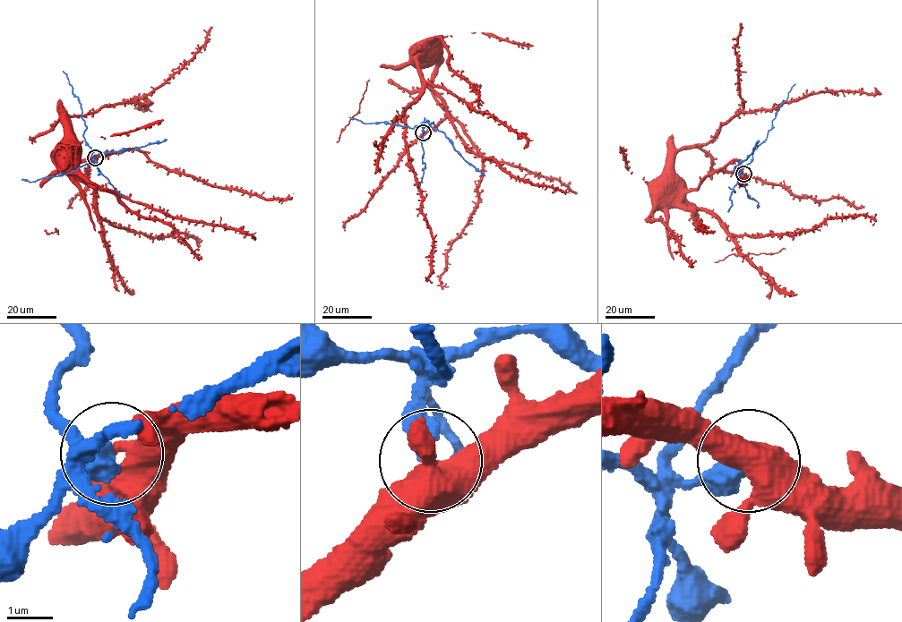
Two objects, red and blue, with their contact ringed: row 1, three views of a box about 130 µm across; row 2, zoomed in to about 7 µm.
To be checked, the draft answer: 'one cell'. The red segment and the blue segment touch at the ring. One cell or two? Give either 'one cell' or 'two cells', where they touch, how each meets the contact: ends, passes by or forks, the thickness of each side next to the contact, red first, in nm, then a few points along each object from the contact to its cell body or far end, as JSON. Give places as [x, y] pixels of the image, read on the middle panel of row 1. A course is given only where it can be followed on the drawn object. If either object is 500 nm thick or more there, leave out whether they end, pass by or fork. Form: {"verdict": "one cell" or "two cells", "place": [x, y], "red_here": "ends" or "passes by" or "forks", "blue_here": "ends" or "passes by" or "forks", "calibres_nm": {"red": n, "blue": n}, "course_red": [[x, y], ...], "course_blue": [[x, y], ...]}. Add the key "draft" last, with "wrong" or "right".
{"verdict": "two cells", "place": [423, 132], "calibres_nm": {"red": 550, "blue": 480}, "course_red": [[423, 132], [429, 132], [444, 117], [445, 105], [442, 97], [424, 82], [421, 69], [437, 60], [438, 55]], "course_blue": [[423, 132], [423, 128], [425, 132], [419, 140], [425, 166], [422, 170], [418, 184]], "draft": "wrong"}

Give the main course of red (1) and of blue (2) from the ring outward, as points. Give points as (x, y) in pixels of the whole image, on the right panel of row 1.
1: (743, 174), (721, 170), (708, 173), (696, 188), (685, 190), (665, 169)
2: (743, 174), (739, 173), (766, 140), (776, 113), (795, 84)

